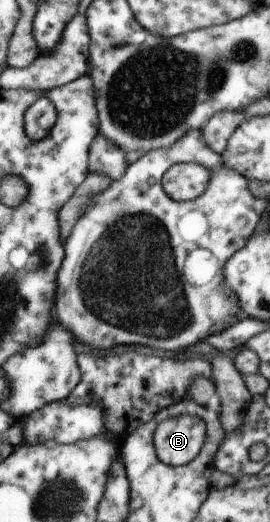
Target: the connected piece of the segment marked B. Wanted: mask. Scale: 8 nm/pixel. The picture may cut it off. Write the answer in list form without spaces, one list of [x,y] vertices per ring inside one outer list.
[[[179,414],[155,426],[152,444],[160,462],[182,466],[197,457],[205,439],[206,425],[202,419]]]

